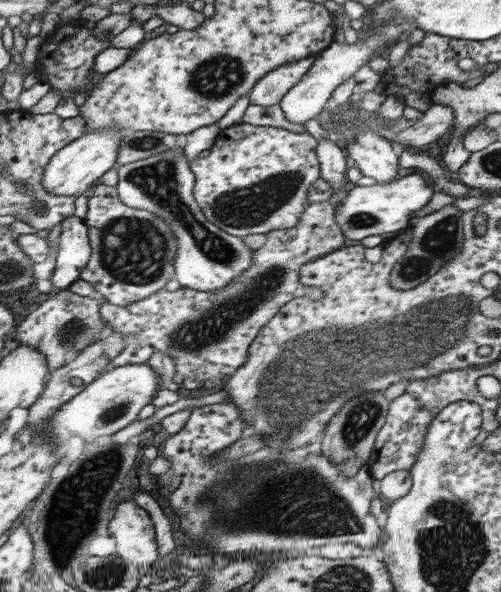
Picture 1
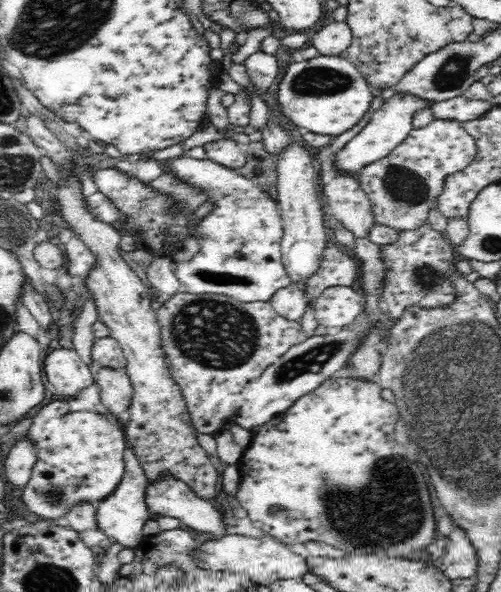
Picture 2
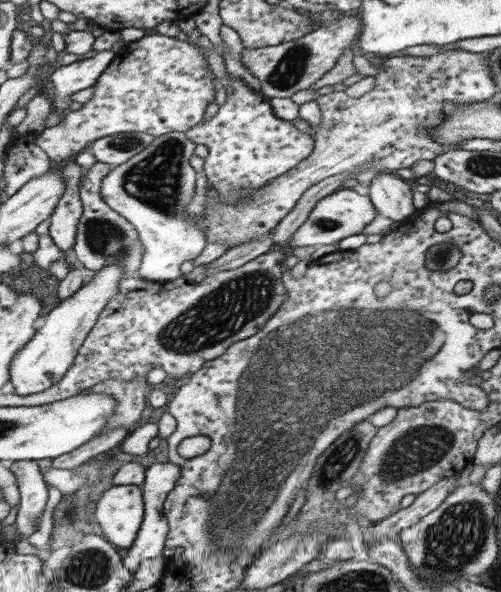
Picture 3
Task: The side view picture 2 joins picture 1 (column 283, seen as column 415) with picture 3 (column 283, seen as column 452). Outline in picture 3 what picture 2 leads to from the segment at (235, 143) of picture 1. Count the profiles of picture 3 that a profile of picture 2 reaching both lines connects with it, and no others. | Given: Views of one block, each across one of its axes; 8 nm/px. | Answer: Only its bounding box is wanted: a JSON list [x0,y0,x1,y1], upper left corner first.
[185,74,313,206]

